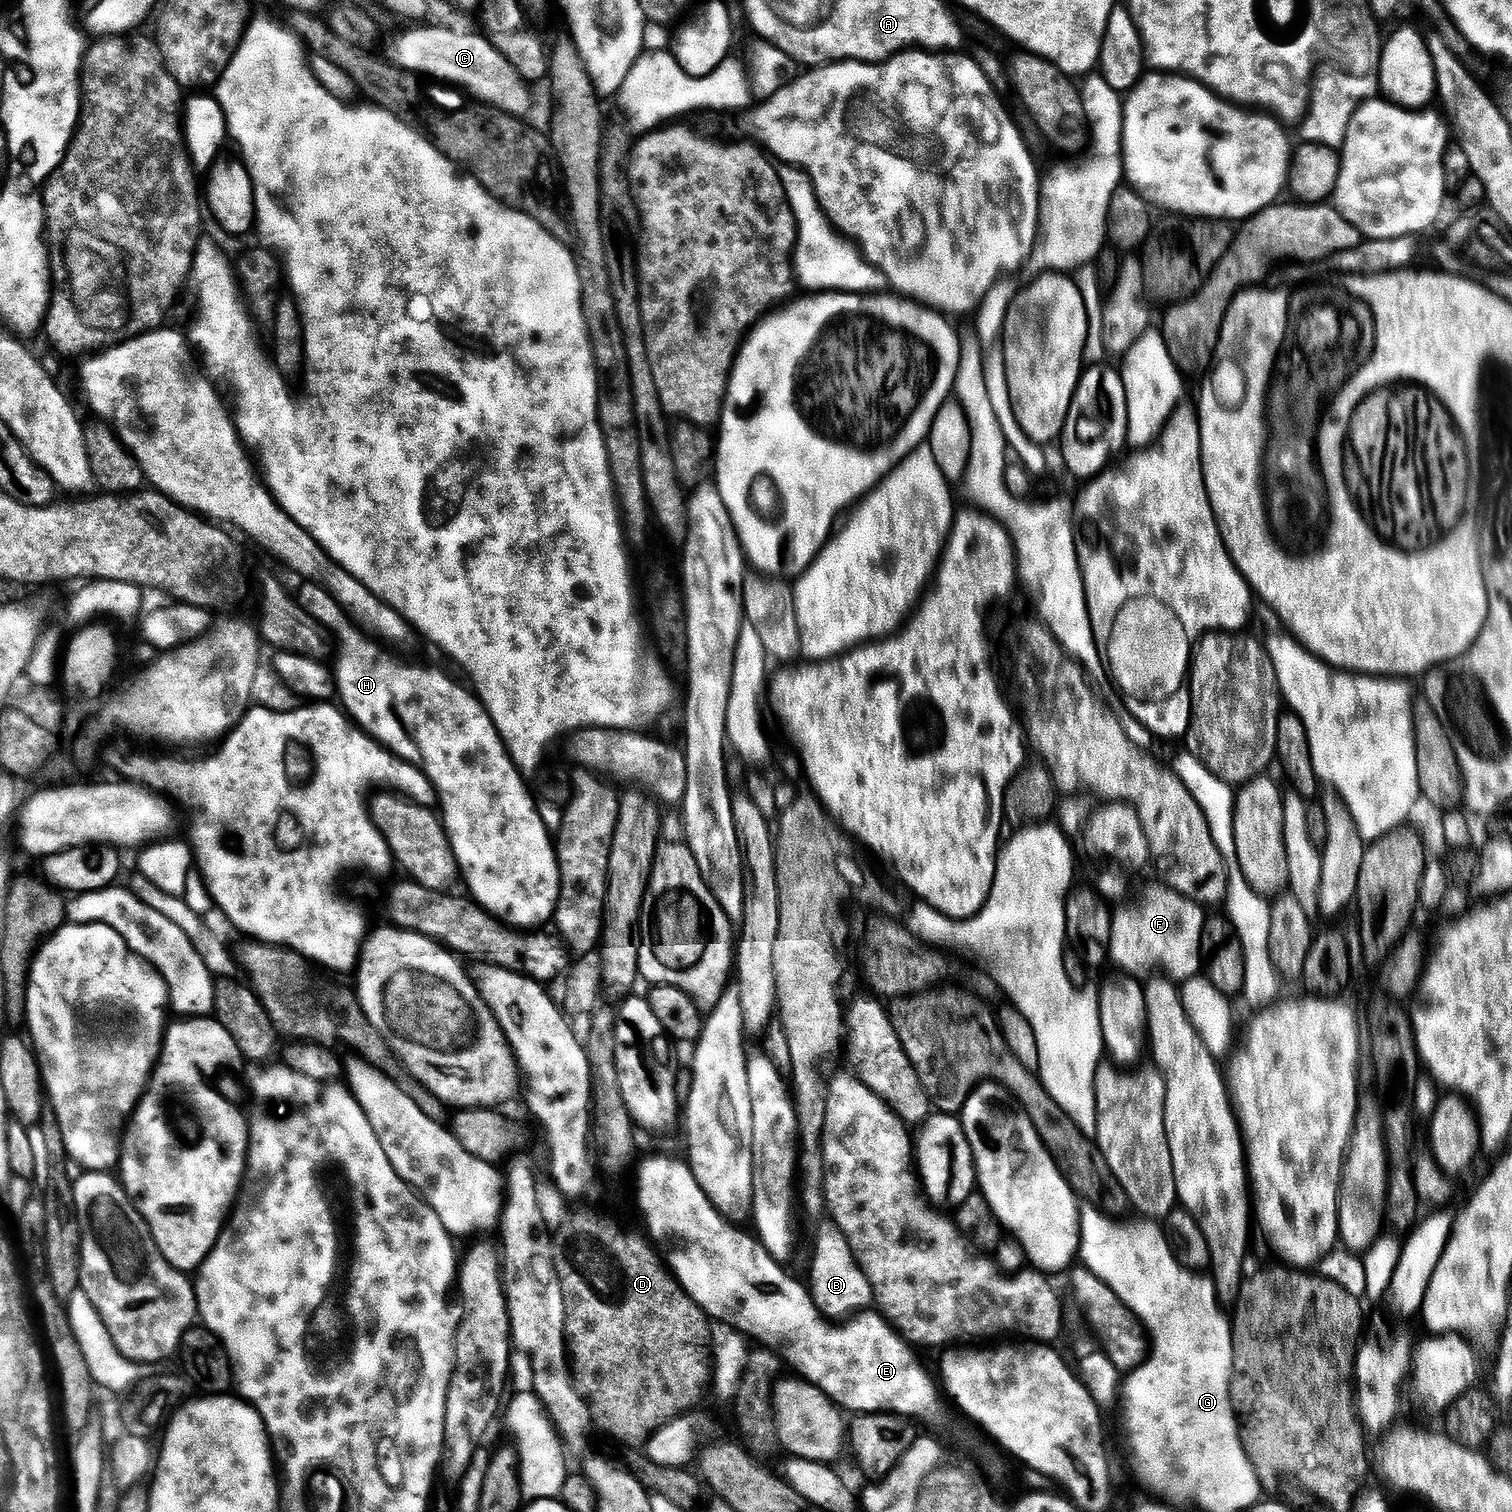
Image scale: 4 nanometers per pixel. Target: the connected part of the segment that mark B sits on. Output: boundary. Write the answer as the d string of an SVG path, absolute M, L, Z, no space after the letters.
M825 1222L817 1230L816 1236L816 1253L812 1256L810 1291L817 1311L828 1318L848 1318L865 1311L873 1303L872 1287L866 1274L858 1266L840 1228L837 1224Z

